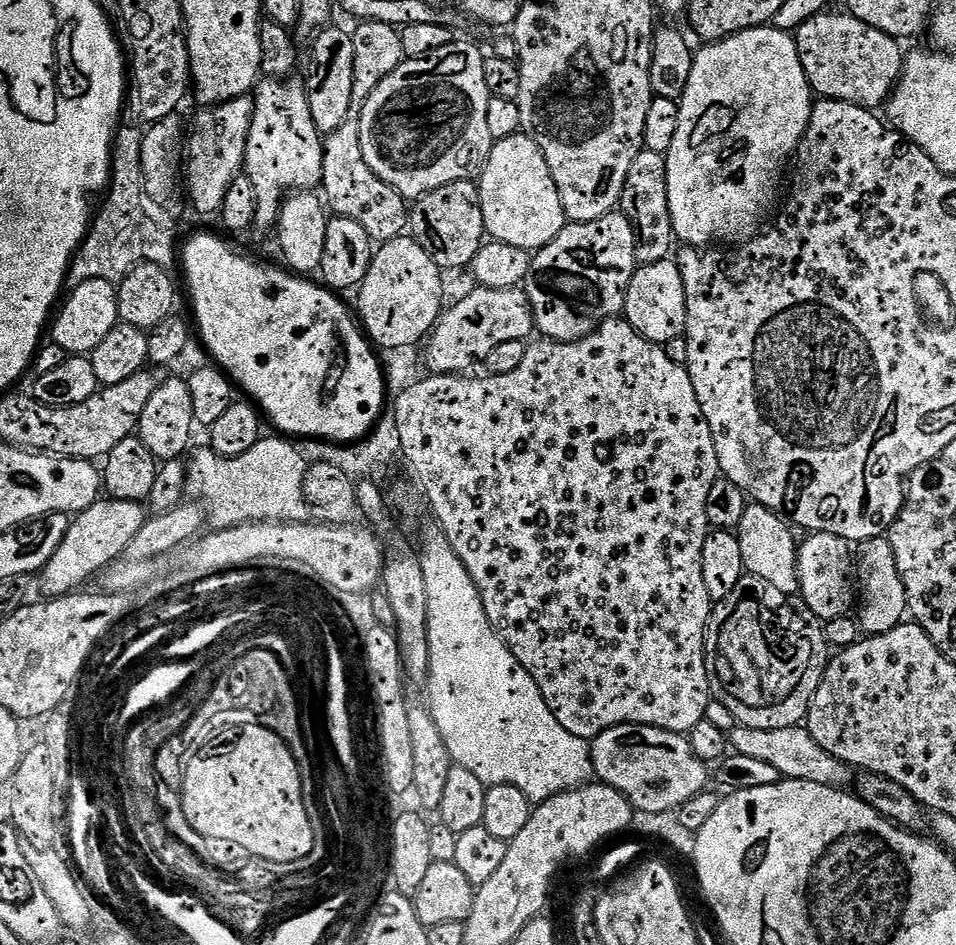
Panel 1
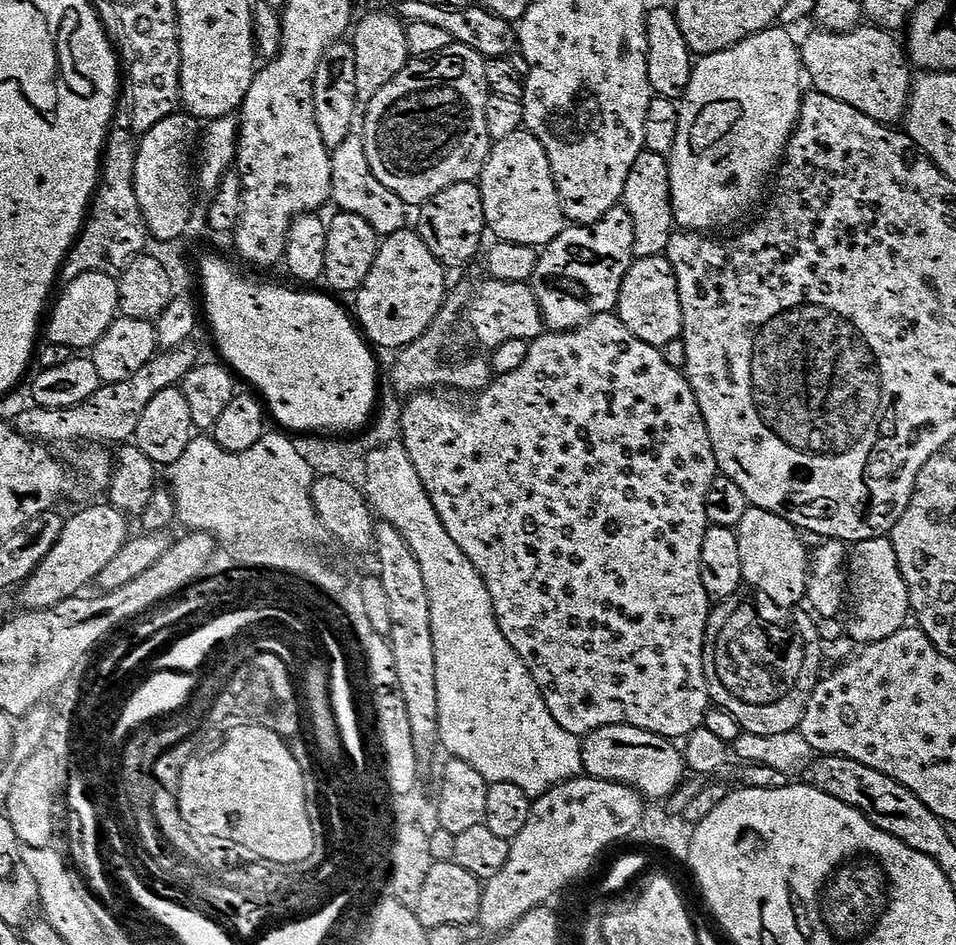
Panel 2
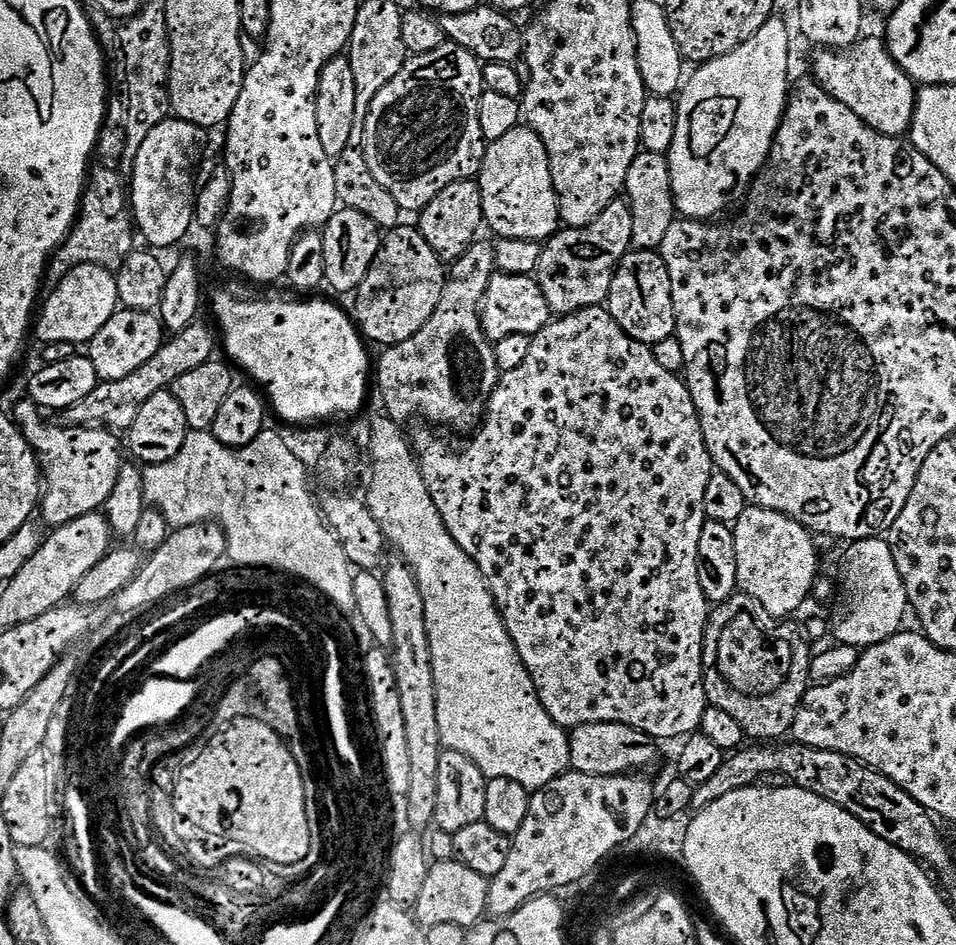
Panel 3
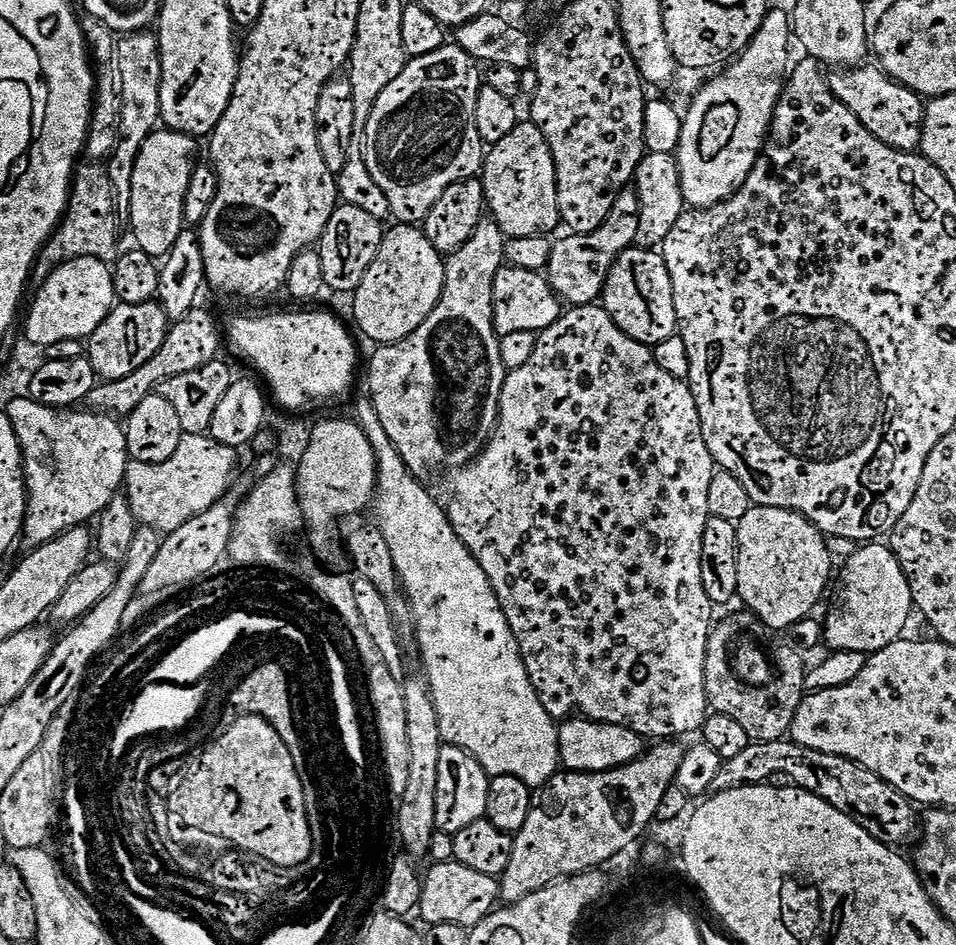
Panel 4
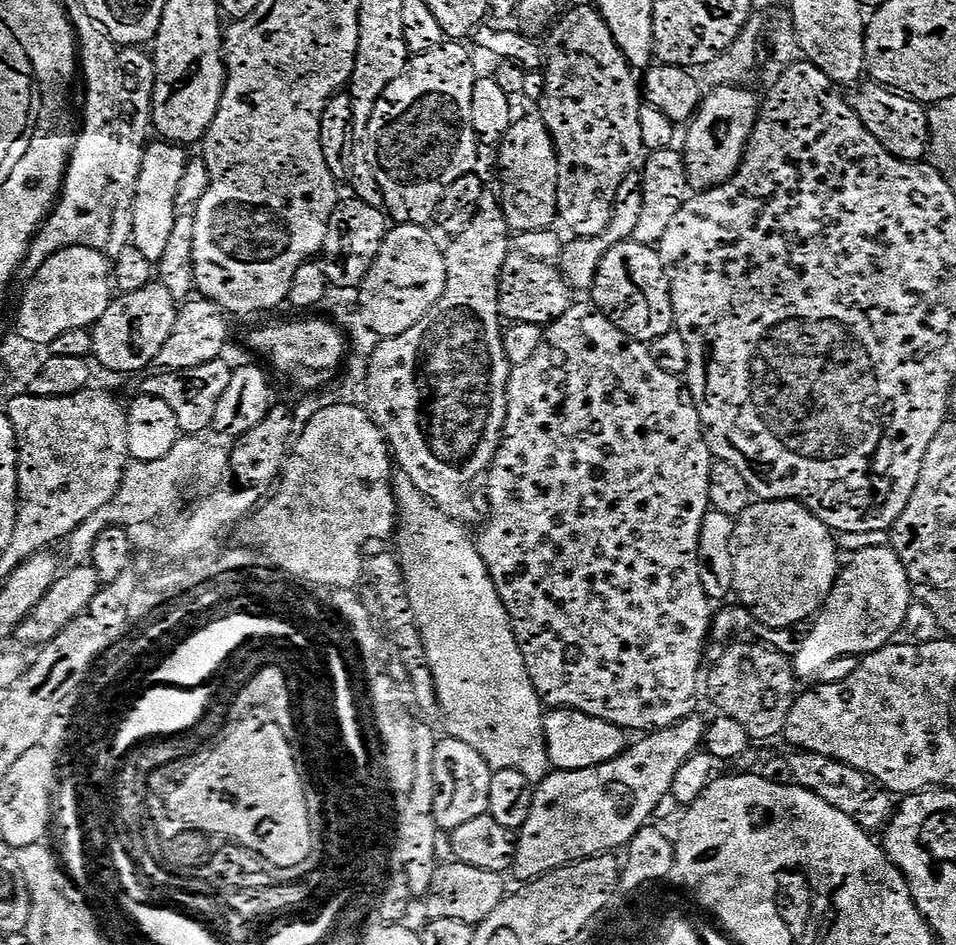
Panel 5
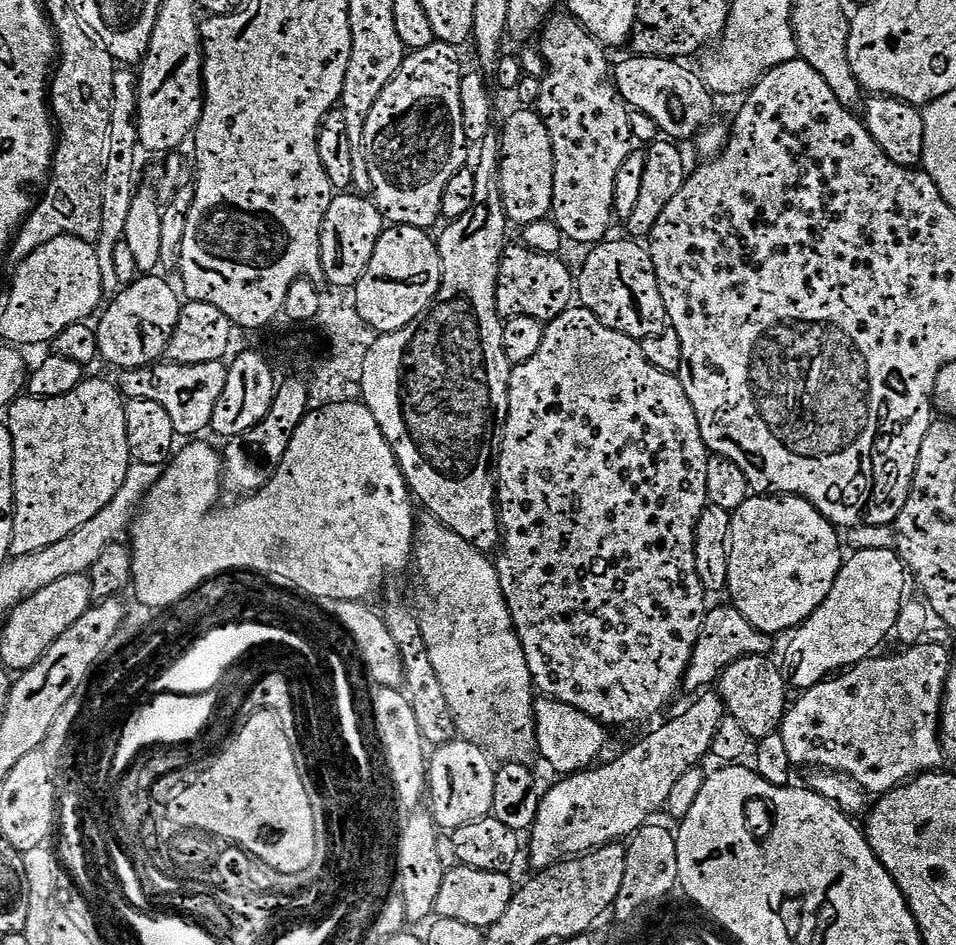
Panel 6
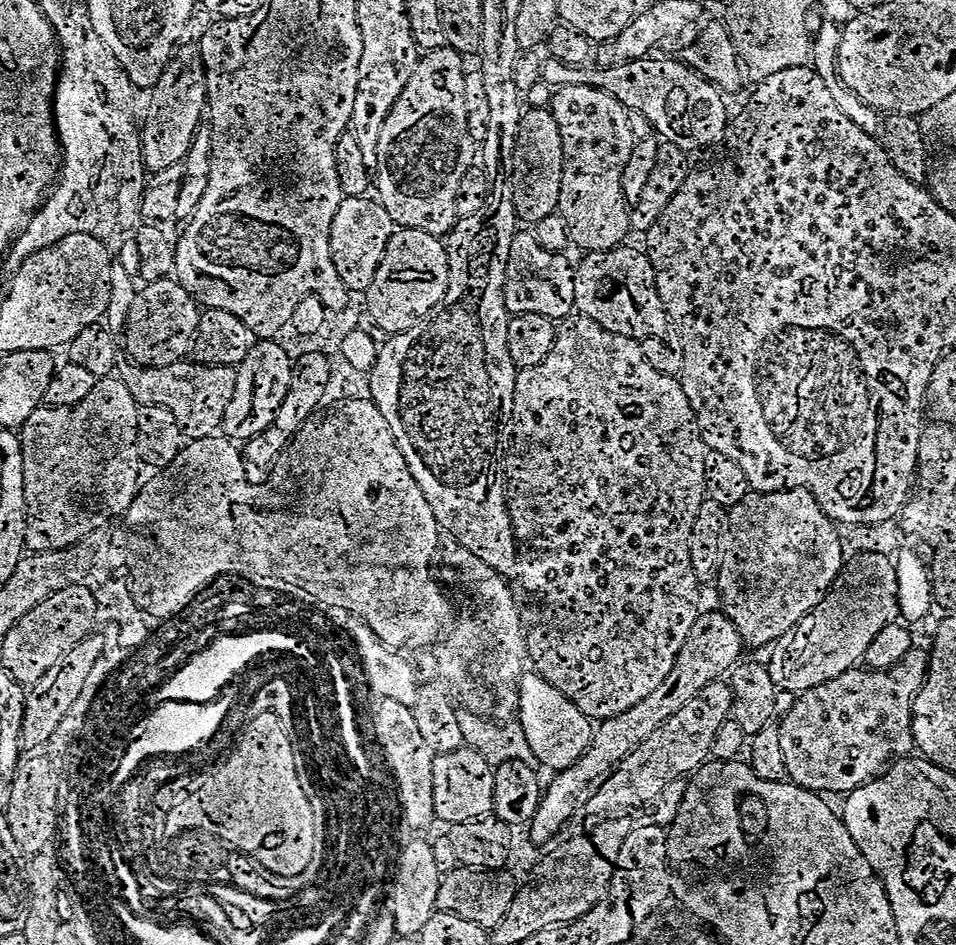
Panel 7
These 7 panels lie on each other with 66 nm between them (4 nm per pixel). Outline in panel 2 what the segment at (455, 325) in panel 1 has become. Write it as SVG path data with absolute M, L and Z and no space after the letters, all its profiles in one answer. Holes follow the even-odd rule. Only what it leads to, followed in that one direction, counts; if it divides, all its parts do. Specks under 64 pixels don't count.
M485 279L485 284L476 292L466 308L468 324L476 335L476 340L485 350L502 346L502 342L515 340L533 341L544 335L546 325L544 315L538 306L538 298L534 298L531 283L522 281L498 281Z

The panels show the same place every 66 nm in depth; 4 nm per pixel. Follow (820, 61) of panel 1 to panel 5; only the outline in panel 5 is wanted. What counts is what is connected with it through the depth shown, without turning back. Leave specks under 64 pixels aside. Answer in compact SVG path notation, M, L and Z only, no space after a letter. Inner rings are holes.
M875 82L861 83L851 95L847 97L848 105L854 110L854 114L858 114L862 126L866 126L866 130L870 130L870 134L874 134L874 138L882 142L885 150L894 154L894 158L920 162L929 155L928 117L930 112L920 101L911 100L901 92L893 92L892 89L885 88L883 84Z

